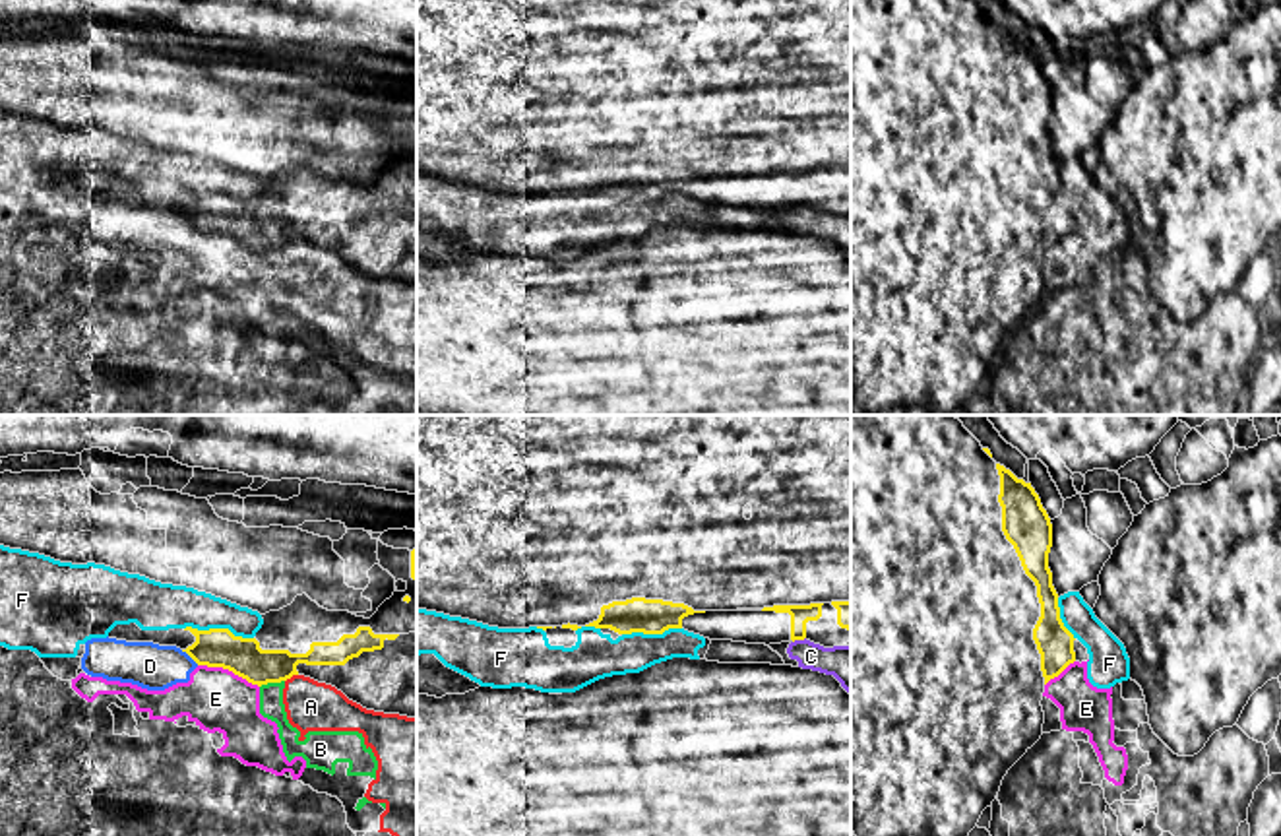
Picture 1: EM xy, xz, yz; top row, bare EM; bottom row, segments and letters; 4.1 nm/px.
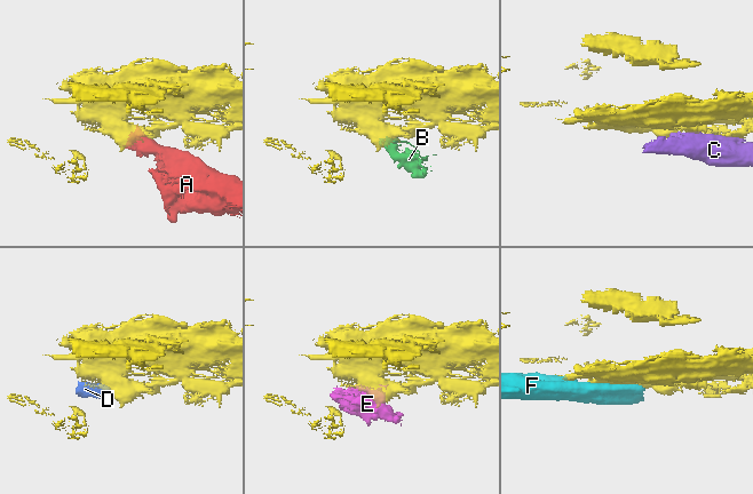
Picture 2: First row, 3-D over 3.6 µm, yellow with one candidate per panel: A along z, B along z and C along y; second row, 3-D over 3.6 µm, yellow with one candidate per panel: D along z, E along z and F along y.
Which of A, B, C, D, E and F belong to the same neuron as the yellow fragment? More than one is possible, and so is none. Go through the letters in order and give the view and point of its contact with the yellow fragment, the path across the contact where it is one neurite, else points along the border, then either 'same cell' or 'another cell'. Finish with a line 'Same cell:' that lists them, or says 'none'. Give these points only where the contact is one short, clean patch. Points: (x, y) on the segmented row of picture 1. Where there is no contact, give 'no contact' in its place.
A: xy (291, 675) | along xy (297, 674), (285, 681) | another cell
B: xy (272, 681) | along xy (283, 679), (260, 687) | another cell
C: xz (799, 639) | another cell
D: xy (190, 656) | along xy (181, 650), (198, 664) | another cell
E: xy (229, 670) | along xy (198, 664), (227, 668), (258, 687) | another cell
F: xy (219, 629) | another cell
Same cell: none

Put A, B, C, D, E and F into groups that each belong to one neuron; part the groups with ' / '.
A B D E F / C

